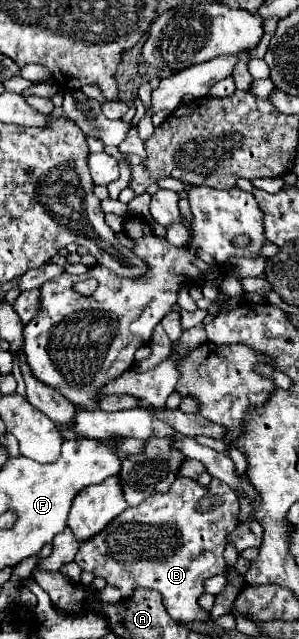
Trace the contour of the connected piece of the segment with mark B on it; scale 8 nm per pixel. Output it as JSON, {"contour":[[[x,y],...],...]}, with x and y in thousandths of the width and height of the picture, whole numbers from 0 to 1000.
{"contour":[[[599,746],[552,775],[505,775],[472,790],[418,797],[331,837],[271,850],[251,878],[278,894],[311,897],[318,903],[344,903],[358,915],[391,919],[411,937],[438,937],[458,919],[512,922],[538,928],[559,959],[592,975],[686,972],[699,969],[699,959],[666,947],[666,934],[686,928],[686,909],[699,903],[759,897],[759,881],[746,875],[759,853],[753,840],[799,822],[799,793],[799,778],[759,756],[712,750],[699,762],[672,762],[645,750]]]}

